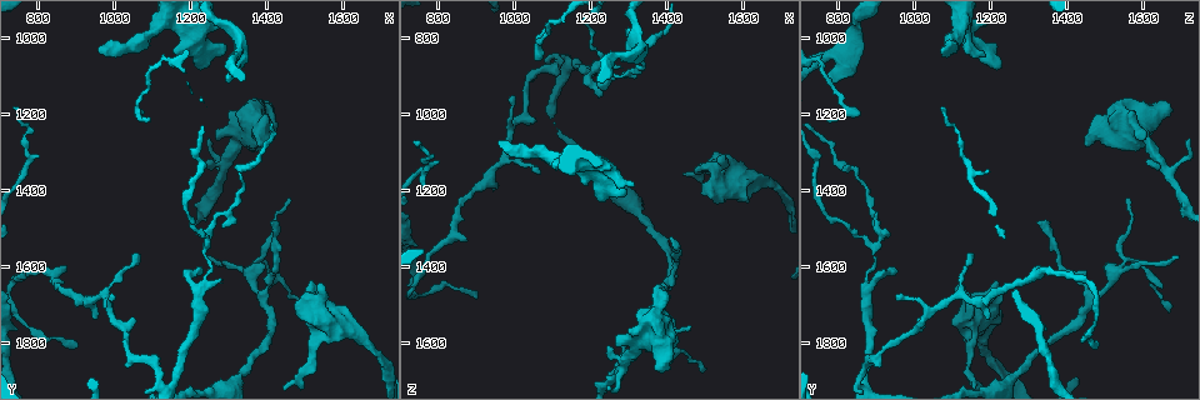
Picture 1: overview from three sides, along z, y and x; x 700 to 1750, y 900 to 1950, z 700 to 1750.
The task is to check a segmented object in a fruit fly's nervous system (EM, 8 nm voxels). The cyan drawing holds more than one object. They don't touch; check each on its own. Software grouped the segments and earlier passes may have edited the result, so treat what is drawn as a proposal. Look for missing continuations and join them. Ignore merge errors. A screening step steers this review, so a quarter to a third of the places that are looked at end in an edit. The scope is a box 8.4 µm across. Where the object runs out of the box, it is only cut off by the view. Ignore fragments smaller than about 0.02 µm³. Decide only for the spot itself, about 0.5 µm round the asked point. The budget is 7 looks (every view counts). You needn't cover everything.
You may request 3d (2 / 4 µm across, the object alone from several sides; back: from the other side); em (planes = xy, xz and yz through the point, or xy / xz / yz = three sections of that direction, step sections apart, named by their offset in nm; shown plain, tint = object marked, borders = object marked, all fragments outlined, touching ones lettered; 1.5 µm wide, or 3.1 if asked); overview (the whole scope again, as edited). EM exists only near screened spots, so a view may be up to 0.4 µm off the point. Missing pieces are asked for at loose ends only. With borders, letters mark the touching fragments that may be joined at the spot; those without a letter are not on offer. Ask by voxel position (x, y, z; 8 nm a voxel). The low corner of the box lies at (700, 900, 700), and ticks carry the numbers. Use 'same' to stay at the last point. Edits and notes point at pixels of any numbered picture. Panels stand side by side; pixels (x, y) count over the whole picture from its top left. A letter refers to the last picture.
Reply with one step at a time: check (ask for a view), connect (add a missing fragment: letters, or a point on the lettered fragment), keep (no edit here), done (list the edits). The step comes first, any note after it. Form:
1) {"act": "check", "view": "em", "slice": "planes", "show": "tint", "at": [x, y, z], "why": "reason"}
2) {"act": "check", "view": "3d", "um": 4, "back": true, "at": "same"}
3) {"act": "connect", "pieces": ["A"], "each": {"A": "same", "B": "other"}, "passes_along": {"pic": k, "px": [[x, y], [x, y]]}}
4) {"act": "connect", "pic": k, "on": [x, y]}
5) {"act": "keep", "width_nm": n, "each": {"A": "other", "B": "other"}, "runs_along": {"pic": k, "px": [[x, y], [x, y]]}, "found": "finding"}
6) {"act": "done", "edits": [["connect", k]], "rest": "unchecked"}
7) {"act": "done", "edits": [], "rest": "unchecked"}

{"act": "check", "view": "em", "slice": "planes", "show": "borders", "at": [1610, 1725, 1230], "why": "stops while still wide"}

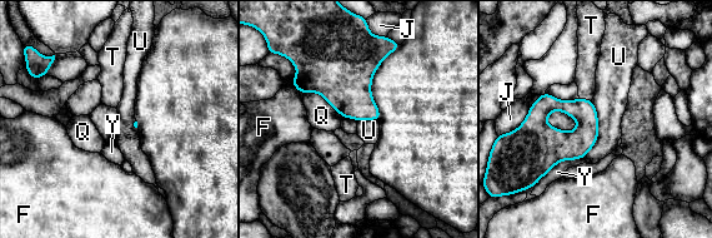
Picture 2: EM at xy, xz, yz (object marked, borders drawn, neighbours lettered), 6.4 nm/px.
{"act": "keep", "each": {"F": "other", "J": "other", "Q": "other", "T": "other", "U": "other", "Y": "other"}, "border": {"pic": 2, "px": [[592, 102], [597, 140], [582, 158]]}, "found": "none of them fits"}

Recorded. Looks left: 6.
{"act": "check", "view": "3d", "um": 4, "at": [1295, 1105, 770], "why": "free end"}

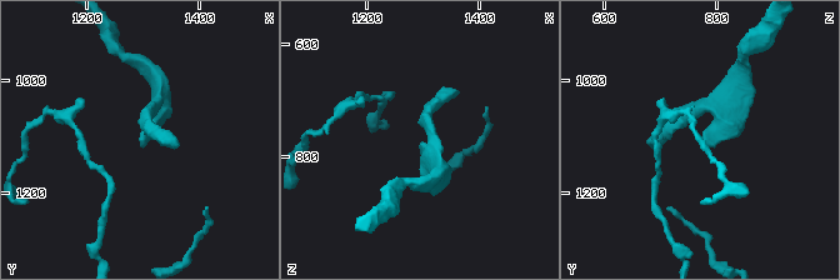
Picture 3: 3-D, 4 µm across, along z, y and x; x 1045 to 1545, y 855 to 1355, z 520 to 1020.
{"act": "check", "view": "em", "slice": "planes", "show": "borders", "at": [1295, 1110, 770]}

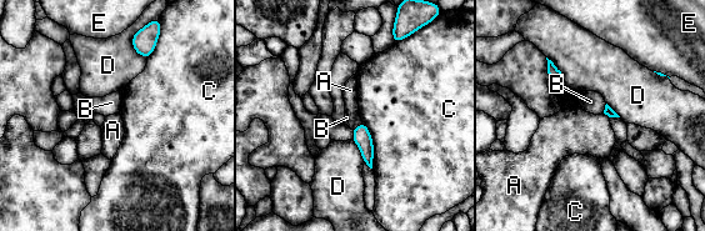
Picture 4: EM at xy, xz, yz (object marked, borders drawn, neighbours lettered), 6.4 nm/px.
{"act": "keep", "each": {"A": "other", "B": "other", "C": "other", "D": "other", "E": "other"}, "found": "no lettered fragment goes on from it"}

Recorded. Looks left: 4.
{"act": "check", "view": "em", "slice": "xy", "step": 8, "show": "tint", "at": [1275, 1265, 1595], "why": "branch stops here"}

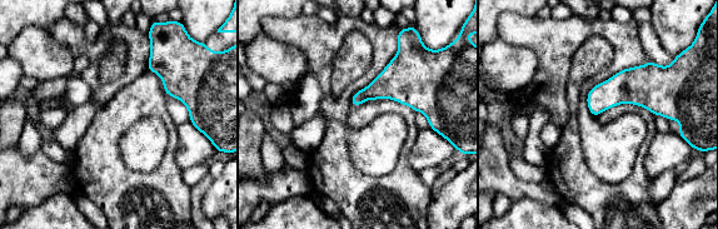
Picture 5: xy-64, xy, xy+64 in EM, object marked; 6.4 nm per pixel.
{"act": "check", "view": "em", "slice": "planes", "show": "borders", "at": "same"}

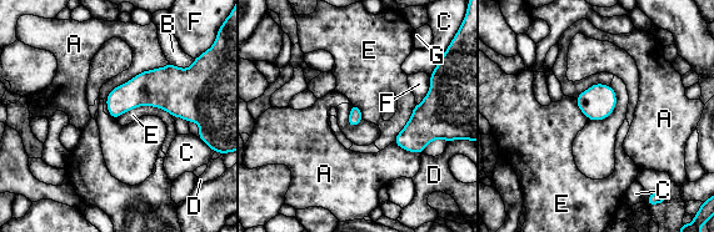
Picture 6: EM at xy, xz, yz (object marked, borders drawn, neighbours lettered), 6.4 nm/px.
{"act": "keep", "each": {"A": "other", "B": "other", "C": "other", "D": "other", "E": "other", "F": "other", "G": "other"}, "border": {"pic": 6, "px": [[175, 117], [136, 106], [115, 119]]}, "found": "none of them fits"}

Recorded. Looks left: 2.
{"act": "done", "edits": [], "rest": "unchecked"}

